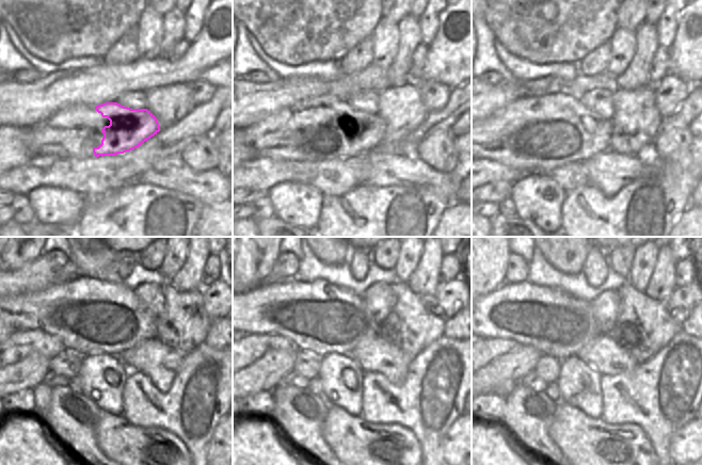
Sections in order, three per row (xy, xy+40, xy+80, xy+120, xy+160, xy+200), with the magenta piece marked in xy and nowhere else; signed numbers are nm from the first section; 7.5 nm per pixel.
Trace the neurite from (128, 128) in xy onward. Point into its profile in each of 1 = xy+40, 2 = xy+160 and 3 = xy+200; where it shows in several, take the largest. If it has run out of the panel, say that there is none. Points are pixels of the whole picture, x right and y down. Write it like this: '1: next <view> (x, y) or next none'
1: next xy+40 (365, 131)
2: next xy+160 (341, 378)
3: next xy+200 (579, 385)

